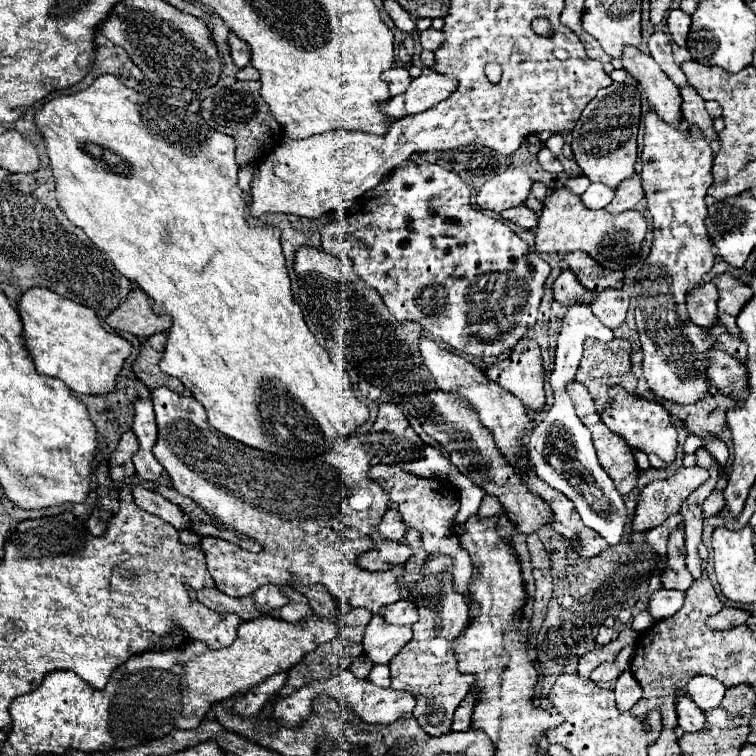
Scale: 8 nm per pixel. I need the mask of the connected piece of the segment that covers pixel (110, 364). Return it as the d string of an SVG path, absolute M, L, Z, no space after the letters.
M31 288L21 296L19 316L23 322L23 338L25 338L27 350L31 352L31 358L33 358L39 374L63 380L77 394L109 394L109 392L113 392L117 376L123 370L123 362L129 358L133 346L123 336L107 332L91 308L85 308L85 306L81 306L69 298L63 298L51 290Z

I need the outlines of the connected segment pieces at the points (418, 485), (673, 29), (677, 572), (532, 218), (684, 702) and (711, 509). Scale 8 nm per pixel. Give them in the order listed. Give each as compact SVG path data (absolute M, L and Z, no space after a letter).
M391 464L373 466L369 470L369 476L385 486L385 490L391 496L391 502L395 502L397 510L405 518L405 524L411 526L411 528L417 528L423 534L423 548L427 552L427 560L433 554L449 556L449 560L453 564L449 568L449 572L453 574L455 590L461 592L469 600L471 616L475 616L477 606L475 606L475 602L471 600L471 594L469 594L469 580L471 580L469 554L465 554L465 550L459 546L457 528L449 524L455 518L457 510L459 510L459 498L457 498L455 490L451 488L451 484L445 484L445 480L437 480L437 478L419 478L419 476L415 476L411 472L405 472L405 470L397 468L397 466L391 466Z
M671 10L669 18L667 18L667 26L669 26L669 32L671 32L675 44L685 48L687 32L689 32L689 26L691 26L691 16L685 14L683 10Z
M677 528L667 544L667 556L669 564L667 570L661 574L661 582L669 590L687 590L689 584L693 584L693 576L687 570L685 564L685 534L681 528Z
M527 206L509 208L509 210L501 212L501 218L509 220L509 222L513 222L519 228L525 228L525 230L533 230L537 226L537 214L533 210L529 210Z
M677 696L677 716L685 732L699 732L705 726L705 714L689 696Z
M721 476L719 482L717 482L717 486L715 486L715 490L709 494L709 498L707 498L705 504L703 504L703 516L705 516L705 518L717 514L717 512L725 506L725 498L723 498L725 486L727 486L727 480L725 480L725 476Z

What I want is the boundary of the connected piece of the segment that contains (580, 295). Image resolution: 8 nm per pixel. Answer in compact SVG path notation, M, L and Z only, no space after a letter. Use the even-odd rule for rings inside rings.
M563 270L559 274L559 278L553 284L553 294L555 294L555 300L559 300L563 306L575 304L577 300L581 300L587 306L593 302L593 294L589 290L581 288L579 280L573 276L571 270Z

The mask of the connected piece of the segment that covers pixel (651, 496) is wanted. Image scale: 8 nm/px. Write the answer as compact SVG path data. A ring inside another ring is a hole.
M701 466L681 468L675 476L663 482L651 482L643 488L641 500L637 504L637 514L633 520L633 530L643 532L663 524L669 516L677 514L687 500L687 496L697 490L709 472Z

